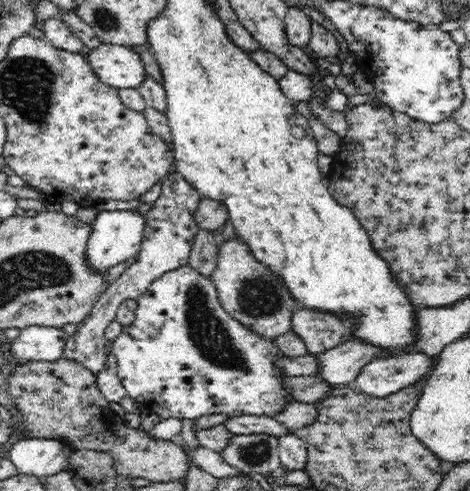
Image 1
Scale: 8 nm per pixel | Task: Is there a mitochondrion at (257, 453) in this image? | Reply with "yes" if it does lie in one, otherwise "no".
yes

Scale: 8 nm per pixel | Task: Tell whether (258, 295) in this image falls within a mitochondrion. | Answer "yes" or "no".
yes

